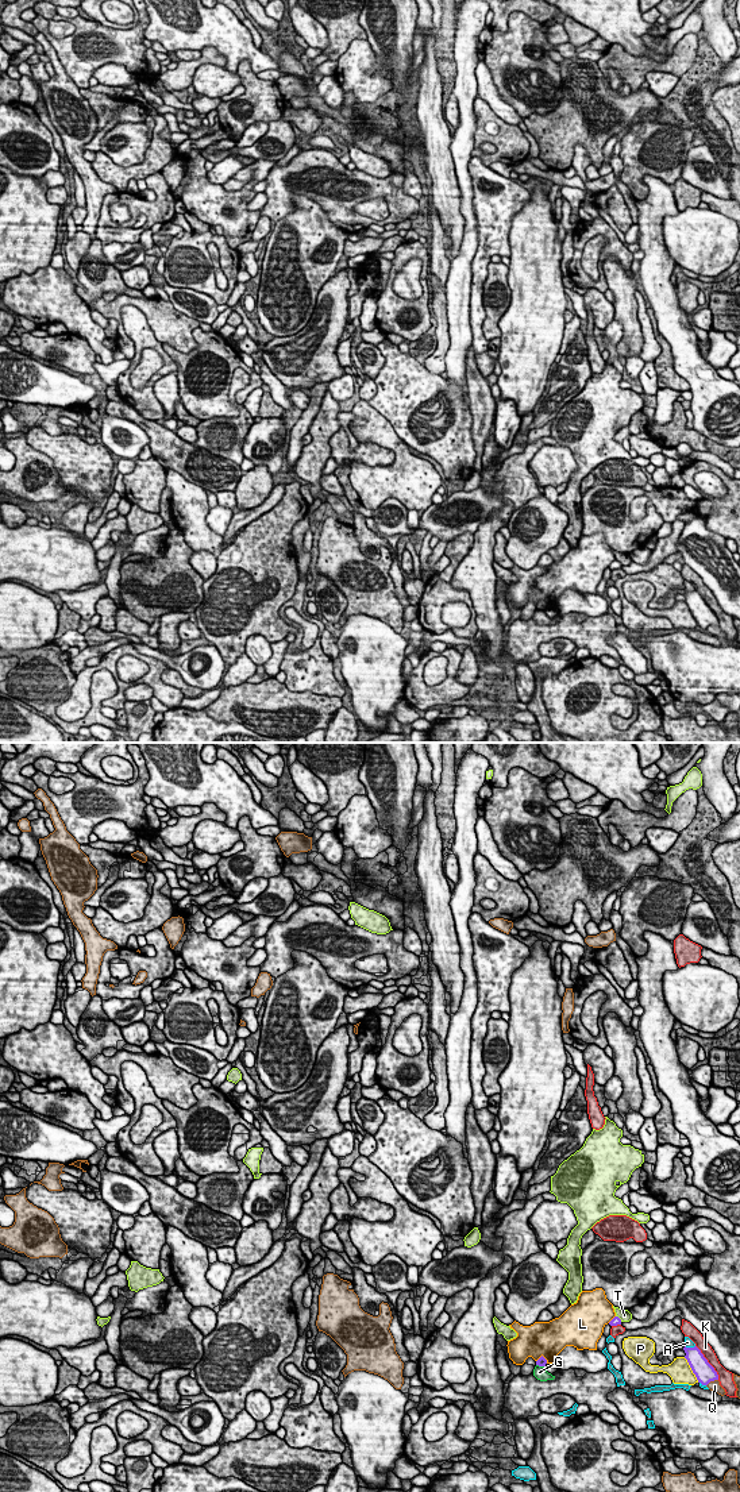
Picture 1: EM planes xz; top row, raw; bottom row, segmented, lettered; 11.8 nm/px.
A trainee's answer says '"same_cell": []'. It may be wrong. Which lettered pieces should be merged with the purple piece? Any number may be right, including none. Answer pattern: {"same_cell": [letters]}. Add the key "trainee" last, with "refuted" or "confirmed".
{"same_cell": [], "trainee": "confirmed"}

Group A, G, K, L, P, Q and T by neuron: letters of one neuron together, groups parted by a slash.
A / G / K / L / P / Q / T

